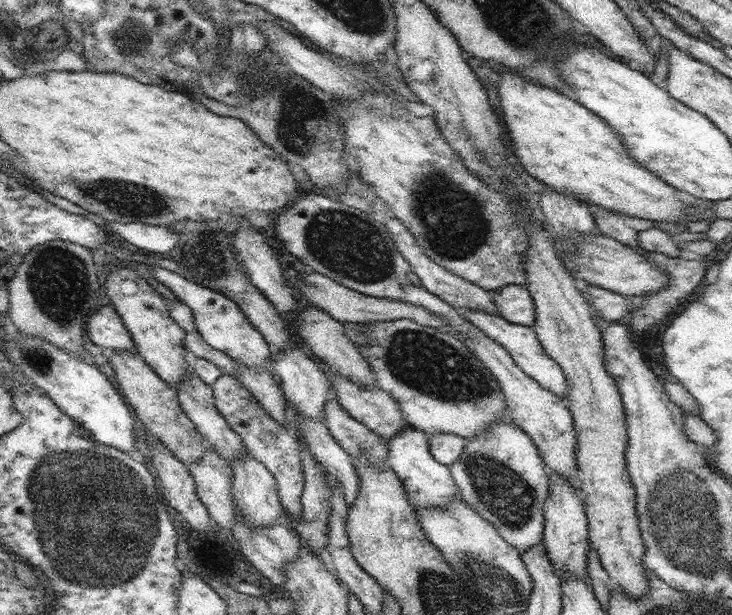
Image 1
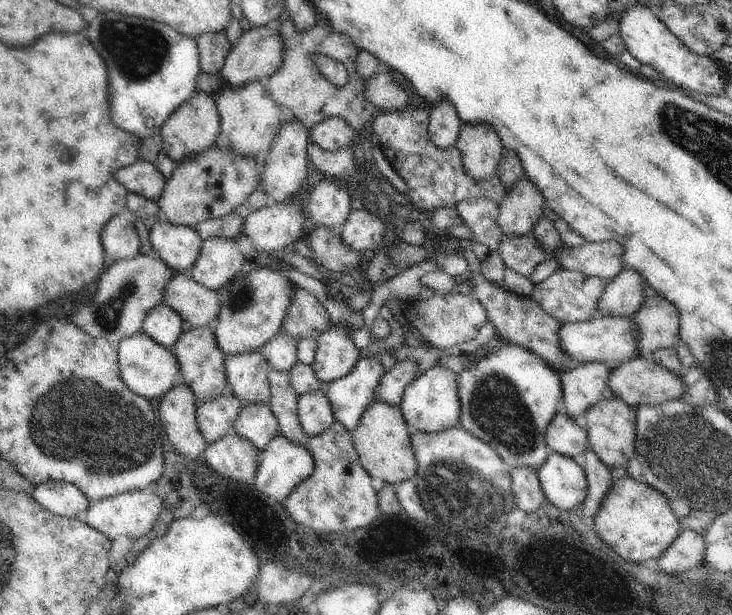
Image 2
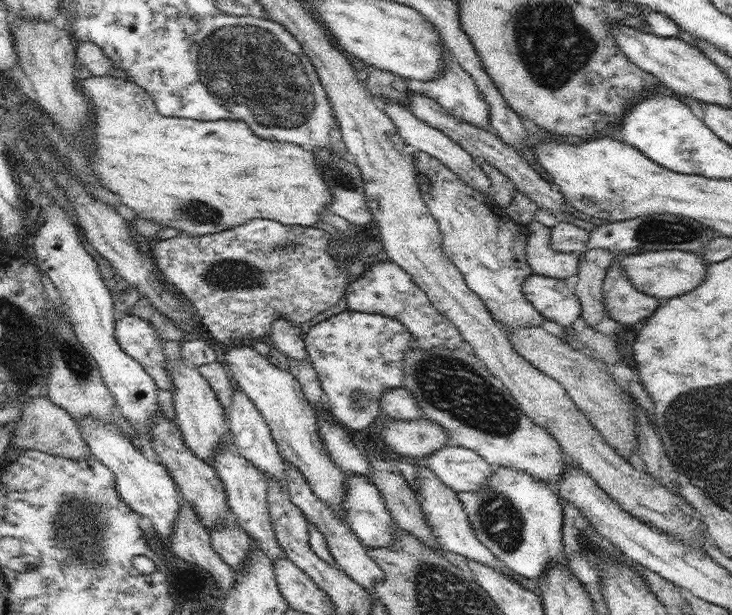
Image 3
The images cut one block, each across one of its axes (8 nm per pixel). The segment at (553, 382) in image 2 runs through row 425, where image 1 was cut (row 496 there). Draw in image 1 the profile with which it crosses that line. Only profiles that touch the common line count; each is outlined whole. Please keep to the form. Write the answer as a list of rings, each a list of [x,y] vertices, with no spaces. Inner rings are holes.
[[[500,420],[484,434],[465,444],[460,458],[450,466],[451,475],[458,488],[458,495],[472,506],[510,546],[522,551],[542,543],[544,534],[544,504],[550,494],[549,469],[540,456],[532,438],[512,420]],[[504,450],[508,460],[504,460]],[[516,460],[518,472],[510,466]]]

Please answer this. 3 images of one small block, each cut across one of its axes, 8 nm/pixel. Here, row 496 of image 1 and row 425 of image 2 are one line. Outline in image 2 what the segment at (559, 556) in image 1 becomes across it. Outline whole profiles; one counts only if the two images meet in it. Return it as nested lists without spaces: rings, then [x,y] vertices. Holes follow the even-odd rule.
[[[556,413],[548,424],[546,444],[553,452],[579,459],[588,449],[587,430],[581,428],[572,416]]]

